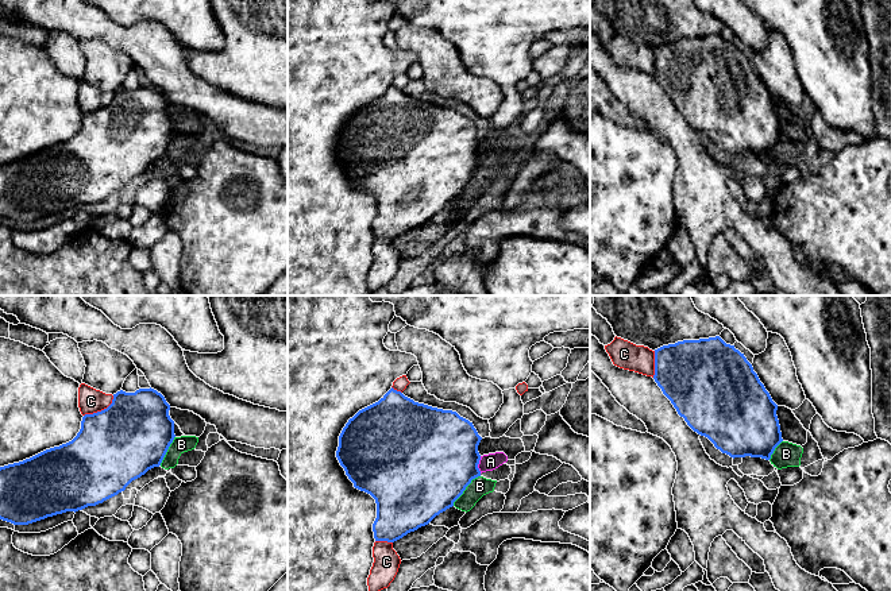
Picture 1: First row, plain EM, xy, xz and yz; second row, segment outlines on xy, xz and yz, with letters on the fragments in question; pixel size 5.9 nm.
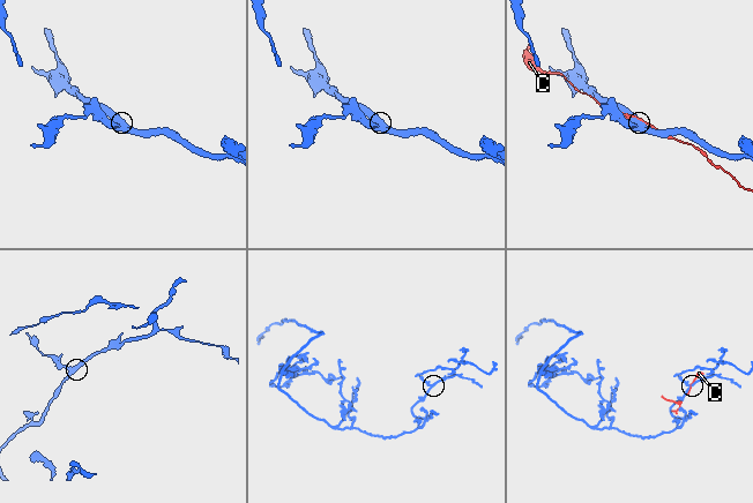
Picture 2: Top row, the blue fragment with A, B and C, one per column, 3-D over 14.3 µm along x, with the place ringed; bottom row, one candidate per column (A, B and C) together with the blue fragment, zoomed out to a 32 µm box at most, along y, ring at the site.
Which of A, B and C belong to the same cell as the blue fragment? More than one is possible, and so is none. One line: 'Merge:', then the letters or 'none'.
Merge: none

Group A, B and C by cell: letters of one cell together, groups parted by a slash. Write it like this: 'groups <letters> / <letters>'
groups A B / C

